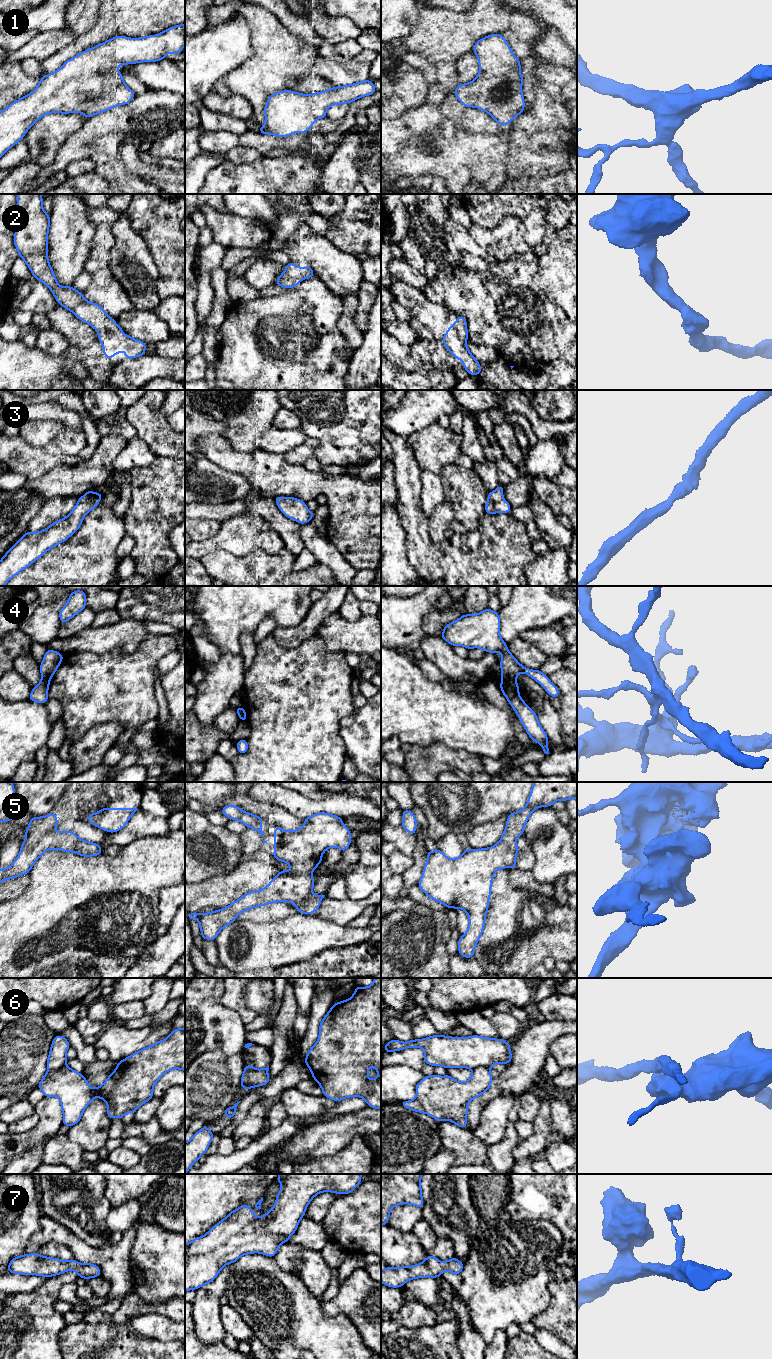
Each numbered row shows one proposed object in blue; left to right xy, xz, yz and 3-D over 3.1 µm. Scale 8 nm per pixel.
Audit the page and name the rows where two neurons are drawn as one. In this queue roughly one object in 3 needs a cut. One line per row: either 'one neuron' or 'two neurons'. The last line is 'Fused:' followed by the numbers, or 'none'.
1: one neuron
2: one neuron
3: one neuron
4: two neurons
5: one neuron
6: two neurons
7: one neuron
Fused: 4, 6

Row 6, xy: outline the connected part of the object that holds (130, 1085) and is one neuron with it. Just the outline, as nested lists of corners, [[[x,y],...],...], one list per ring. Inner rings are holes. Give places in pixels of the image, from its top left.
[[[185,1027],[174,1029],[170,1035],[157,1043],[135,1052],[118,1062],[116,1069],[107,1080],[97,1088],[90,1088],[87,1079],[67,1065],[56,1070],[48,1070],[38,1084],[45,1097],[56,1096],[63,1112],[62,1124],[73,1126],[79,1123],[85,1108],[96,1097],[107,1103],[107,1115],[110,1119],[134,1113],[153,1096],[153,1087],[169,1070],[185,1071]]]

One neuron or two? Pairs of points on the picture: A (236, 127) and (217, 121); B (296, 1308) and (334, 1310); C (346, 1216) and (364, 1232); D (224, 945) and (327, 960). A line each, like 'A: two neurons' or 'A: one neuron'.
A: one neuron
B: two neurons
C: one neuron
D: two neurons

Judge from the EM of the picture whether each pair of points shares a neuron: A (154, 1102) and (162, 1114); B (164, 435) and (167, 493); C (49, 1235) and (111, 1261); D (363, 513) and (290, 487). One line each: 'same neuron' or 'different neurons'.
A: different neurons
B: different neurons
C: same neuron
D: same neuron

